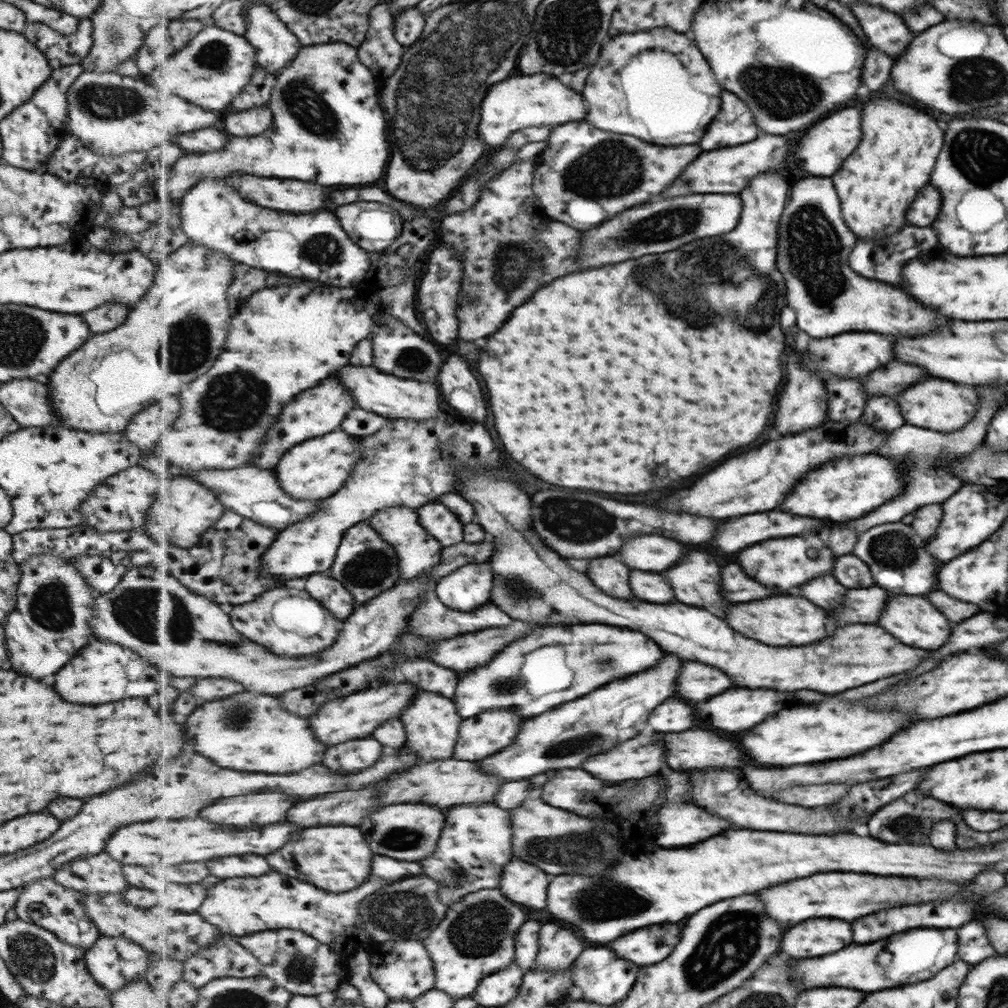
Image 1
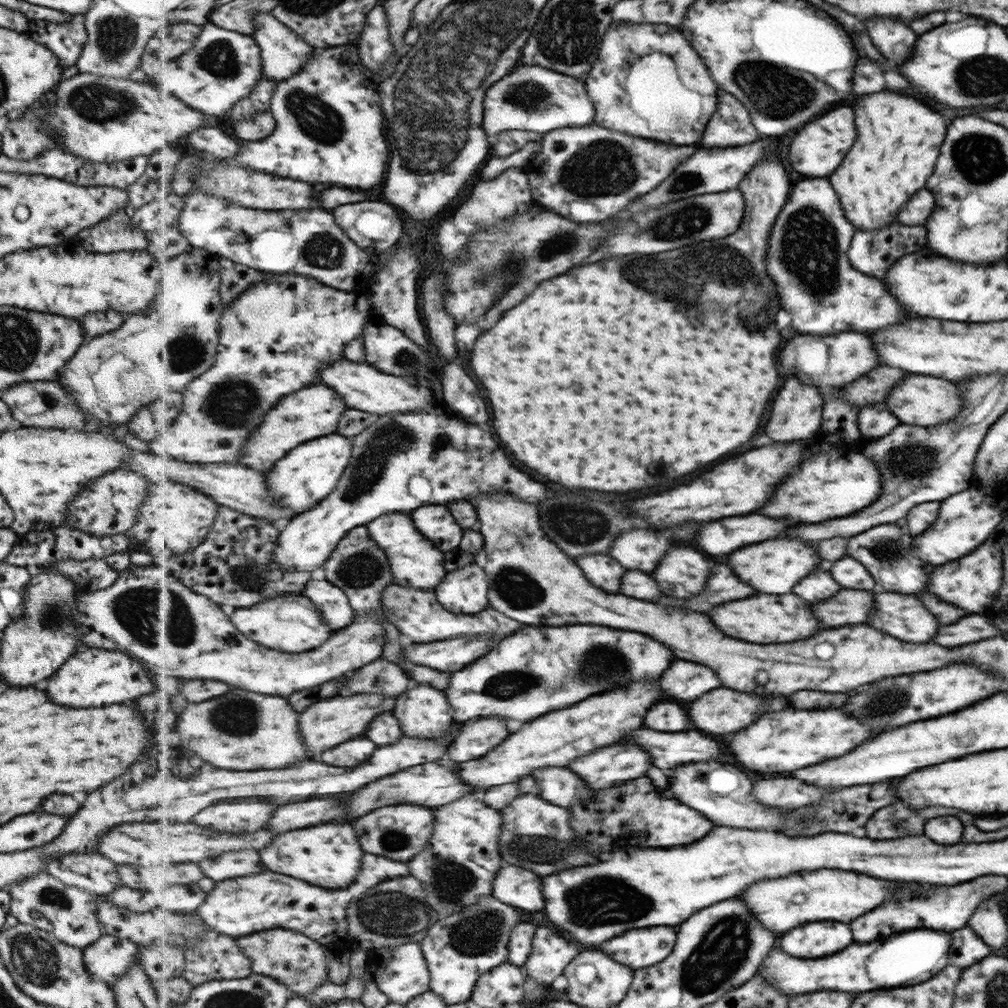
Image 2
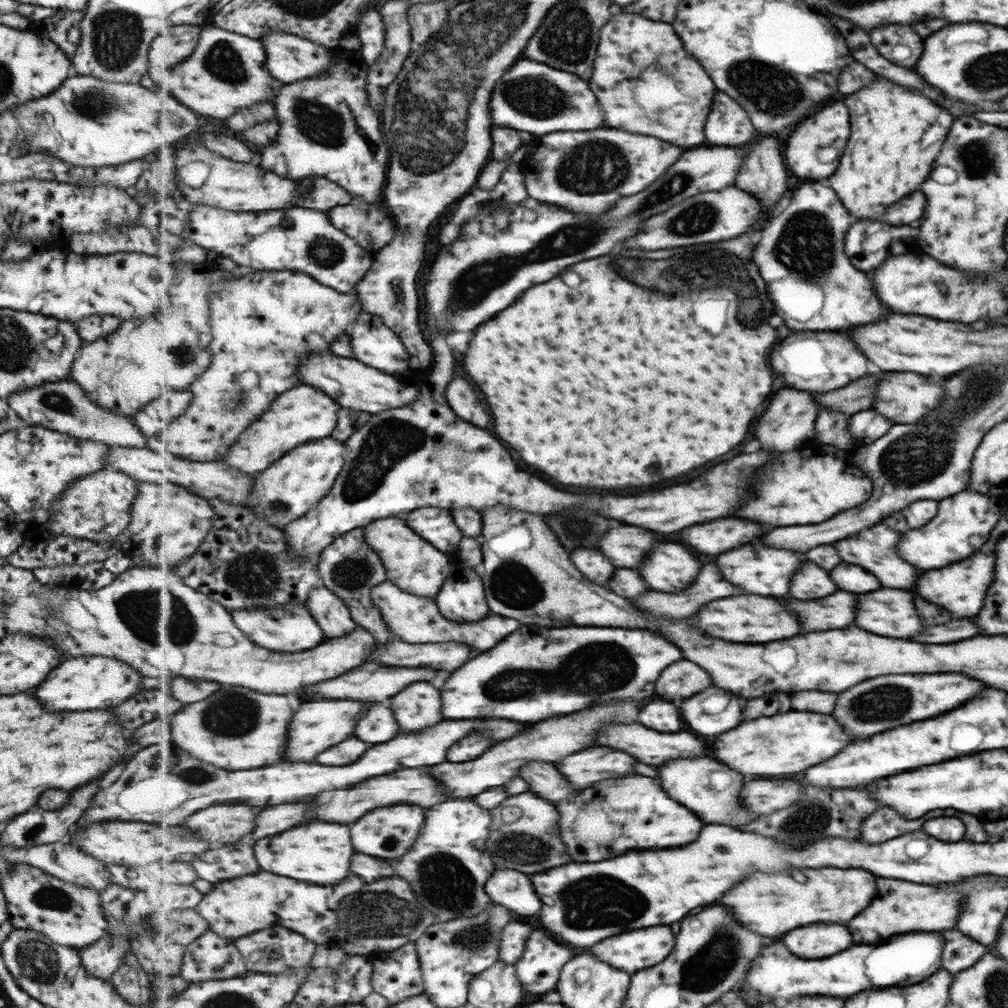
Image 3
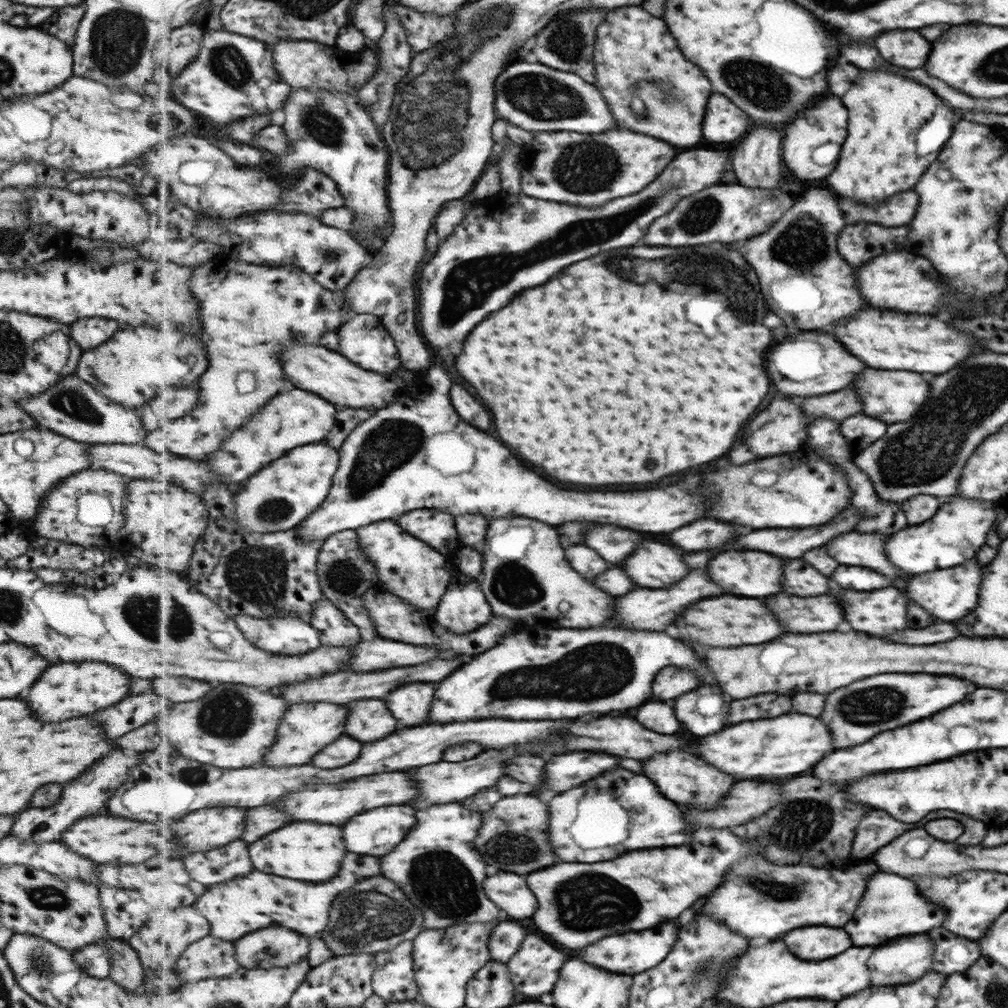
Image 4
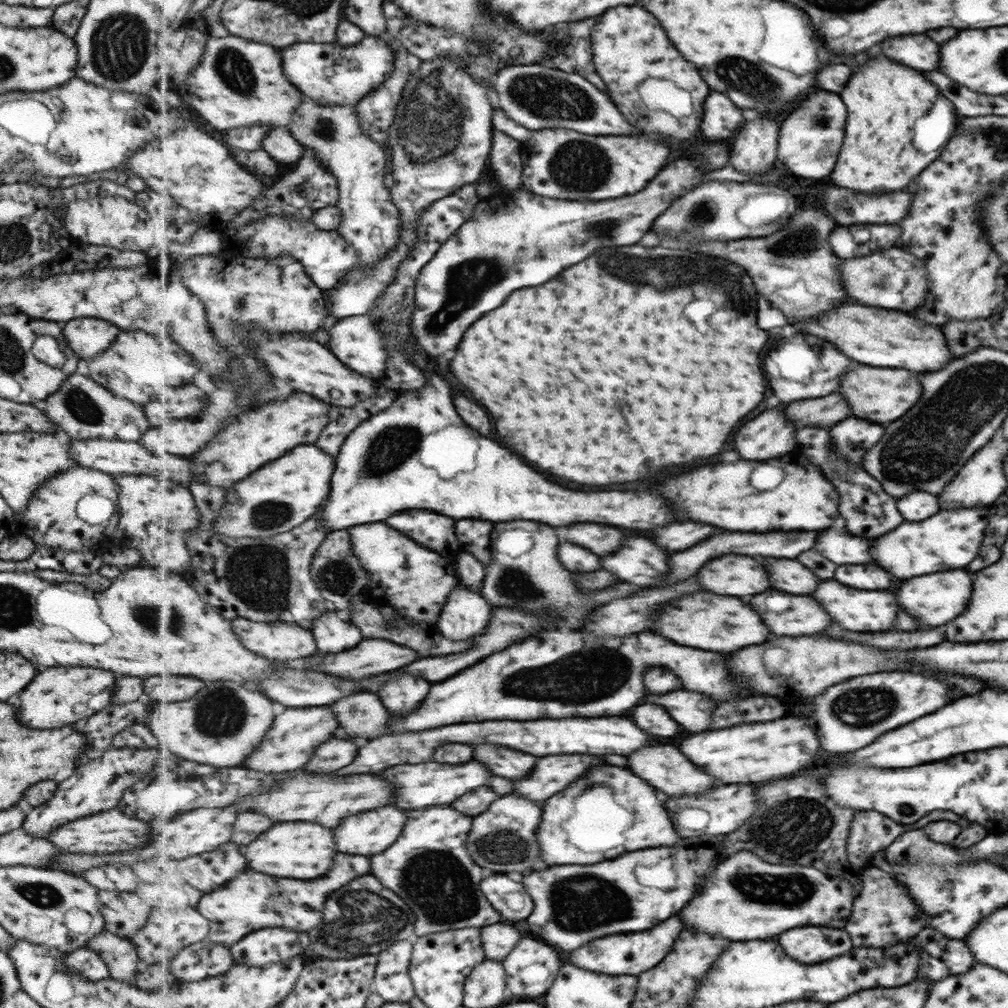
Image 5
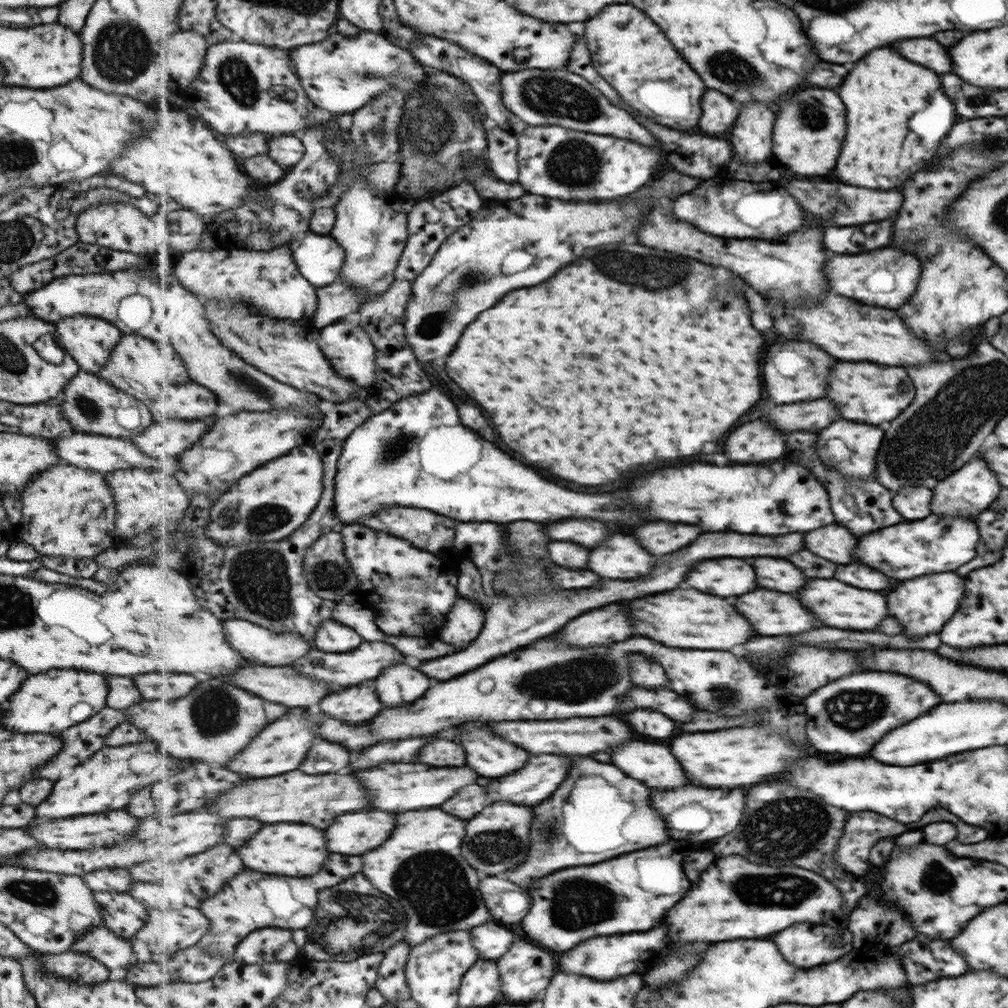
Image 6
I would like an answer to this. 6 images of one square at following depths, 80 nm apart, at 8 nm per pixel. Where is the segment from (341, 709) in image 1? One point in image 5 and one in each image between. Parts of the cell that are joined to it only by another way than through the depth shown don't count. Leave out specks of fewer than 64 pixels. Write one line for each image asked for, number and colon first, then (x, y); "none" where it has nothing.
2: (329, 723)
3: (319, 725)
4: (308, 728)
5: (300, 731)

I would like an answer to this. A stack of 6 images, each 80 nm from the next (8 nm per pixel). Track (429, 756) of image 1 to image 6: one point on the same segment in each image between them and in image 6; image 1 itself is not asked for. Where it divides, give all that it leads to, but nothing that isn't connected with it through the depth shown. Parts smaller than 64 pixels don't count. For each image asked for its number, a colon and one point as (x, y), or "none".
2: (424, 712)
3: (417, 707)
4: (411, 703)
5: (404, 693)
6: (399, 685)

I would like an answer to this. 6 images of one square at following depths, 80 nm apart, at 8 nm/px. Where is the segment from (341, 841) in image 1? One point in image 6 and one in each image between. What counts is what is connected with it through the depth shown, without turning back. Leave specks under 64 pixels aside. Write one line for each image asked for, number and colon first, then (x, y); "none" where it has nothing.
2: (329, 855)
3: (318, 852)
4: (309, 851)
5: (305, 850)
6: (292, 849)

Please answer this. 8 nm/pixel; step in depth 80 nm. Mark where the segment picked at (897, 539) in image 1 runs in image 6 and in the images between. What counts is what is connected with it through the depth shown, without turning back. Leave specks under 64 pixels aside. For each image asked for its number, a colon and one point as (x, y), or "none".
2: (884, 550)
3: (873, 549)
4: (858, 549)
5: (836, 545)
6: (834, 543)

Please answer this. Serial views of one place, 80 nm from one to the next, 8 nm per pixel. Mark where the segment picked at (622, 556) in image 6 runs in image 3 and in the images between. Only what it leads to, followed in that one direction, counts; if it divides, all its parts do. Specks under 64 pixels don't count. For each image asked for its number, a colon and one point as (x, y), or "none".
3: (670, 567)
4: (652, 564)
5: (642, 562)

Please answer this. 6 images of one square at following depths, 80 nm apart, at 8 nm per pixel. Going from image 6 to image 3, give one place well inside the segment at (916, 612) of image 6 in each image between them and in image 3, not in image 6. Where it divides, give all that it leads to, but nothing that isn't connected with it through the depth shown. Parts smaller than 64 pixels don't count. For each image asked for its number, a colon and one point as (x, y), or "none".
3: (960, 589)
4: (947, 595)
5: (935, 599)

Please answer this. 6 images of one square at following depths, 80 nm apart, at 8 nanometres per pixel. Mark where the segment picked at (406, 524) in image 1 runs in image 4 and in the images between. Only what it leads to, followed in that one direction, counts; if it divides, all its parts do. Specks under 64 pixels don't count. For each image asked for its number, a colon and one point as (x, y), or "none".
2: (416, 562)
3: (412, 563)
4: (415, 572)

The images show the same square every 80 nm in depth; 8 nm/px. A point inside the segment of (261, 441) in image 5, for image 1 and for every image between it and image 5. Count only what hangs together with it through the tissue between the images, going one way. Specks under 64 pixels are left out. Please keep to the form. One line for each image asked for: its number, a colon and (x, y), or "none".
1: (317, 412)
2: (313, 412)
3: (304, 414)
4: (298, 417)

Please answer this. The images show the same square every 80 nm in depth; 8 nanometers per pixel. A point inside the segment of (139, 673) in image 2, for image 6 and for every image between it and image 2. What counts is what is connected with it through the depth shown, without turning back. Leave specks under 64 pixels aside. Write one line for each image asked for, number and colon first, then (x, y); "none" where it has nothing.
3: (84, 683)
4: (64, 691)
5: (58, 696)
6: (50, 702)

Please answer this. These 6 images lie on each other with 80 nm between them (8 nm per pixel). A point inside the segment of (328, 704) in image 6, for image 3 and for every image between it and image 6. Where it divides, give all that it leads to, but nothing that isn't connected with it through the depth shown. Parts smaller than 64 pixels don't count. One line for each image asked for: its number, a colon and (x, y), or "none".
3: (378, 724)
4: (369, 720)
5: (364, 716)

